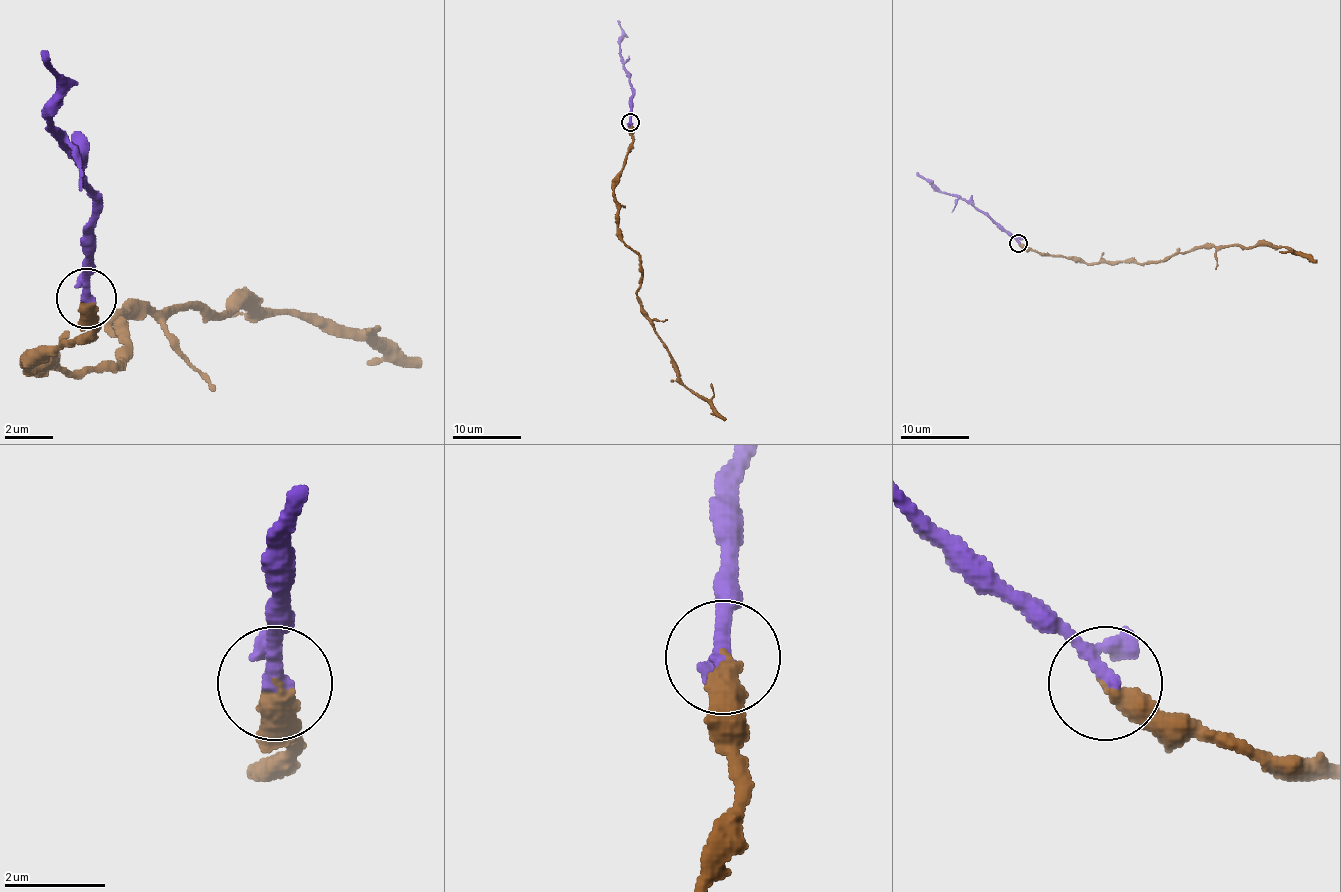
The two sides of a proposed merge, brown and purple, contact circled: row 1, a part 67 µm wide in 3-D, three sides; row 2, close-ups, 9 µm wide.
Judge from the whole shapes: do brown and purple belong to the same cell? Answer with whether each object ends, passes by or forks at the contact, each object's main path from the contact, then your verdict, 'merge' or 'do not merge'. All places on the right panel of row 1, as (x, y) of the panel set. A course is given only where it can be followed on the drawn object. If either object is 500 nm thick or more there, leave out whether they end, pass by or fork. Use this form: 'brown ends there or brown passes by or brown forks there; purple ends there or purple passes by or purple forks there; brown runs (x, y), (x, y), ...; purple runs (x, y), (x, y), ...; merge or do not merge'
brown ends there; purple passes by; brown runs (1018, 243), (1040, 252), (1079, 258), (1086, 264), (1163, 262), (1192, 250), (1272, 245), (1301, 252), (1314, 262); purple runs (1018, 243), (985, 214), (954, 195), (937, 192), (917, 171); merge

